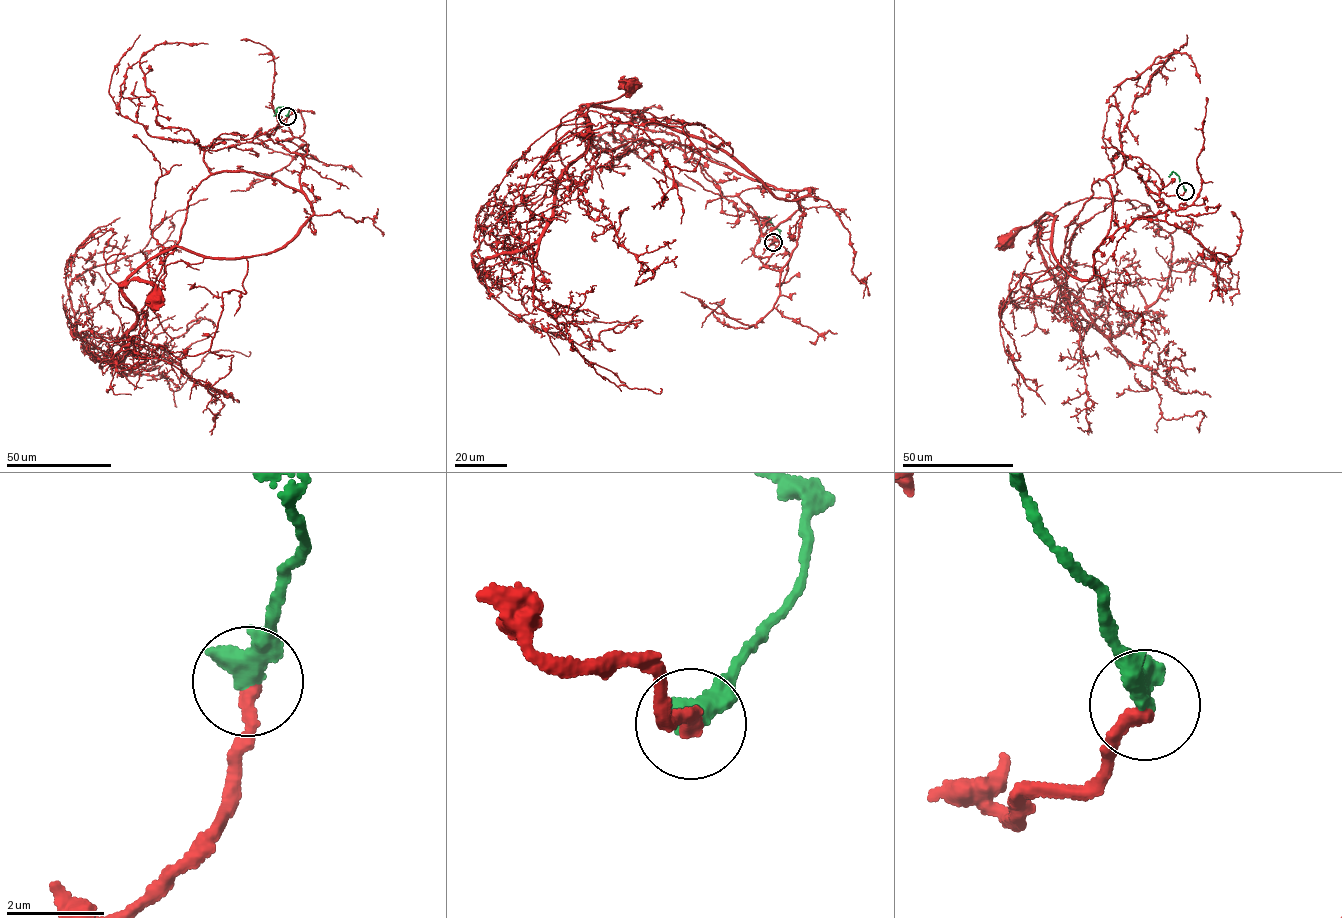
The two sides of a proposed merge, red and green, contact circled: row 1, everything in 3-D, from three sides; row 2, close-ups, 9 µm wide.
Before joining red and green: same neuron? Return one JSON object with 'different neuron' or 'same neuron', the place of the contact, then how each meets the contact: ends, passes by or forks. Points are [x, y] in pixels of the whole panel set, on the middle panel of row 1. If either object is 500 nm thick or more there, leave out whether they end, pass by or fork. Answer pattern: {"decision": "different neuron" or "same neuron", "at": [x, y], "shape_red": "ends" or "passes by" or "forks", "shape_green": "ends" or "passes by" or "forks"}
{"decision": "different neuron", "at": [773, 242], "shape_red": "ends", "shape_green": "ends"}

